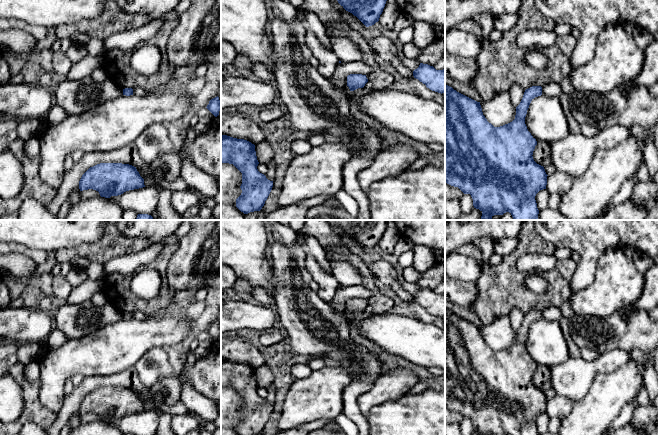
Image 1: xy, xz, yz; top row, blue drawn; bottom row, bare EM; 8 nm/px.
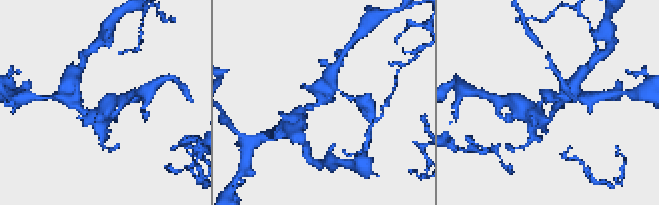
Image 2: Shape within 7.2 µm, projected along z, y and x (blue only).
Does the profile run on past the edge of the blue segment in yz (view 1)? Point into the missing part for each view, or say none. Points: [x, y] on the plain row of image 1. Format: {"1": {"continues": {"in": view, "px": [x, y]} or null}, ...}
{"1": {"continues": null}}

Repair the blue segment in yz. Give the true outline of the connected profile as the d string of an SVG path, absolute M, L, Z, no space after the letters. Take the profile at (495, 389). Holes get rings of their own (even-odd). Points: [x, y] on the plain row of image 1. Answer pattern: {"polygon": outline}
{"polygon": "M445 308L445 407L458 411L464 418L470 418L474 432L480 435L539 435L535 420L540 414L546 413L548 399L544 391L533 383L537 365L528 355L525 341L531 325L541 319L541 310L526 313L516 331L515 343L494 351L483 339L480 326Z"}

